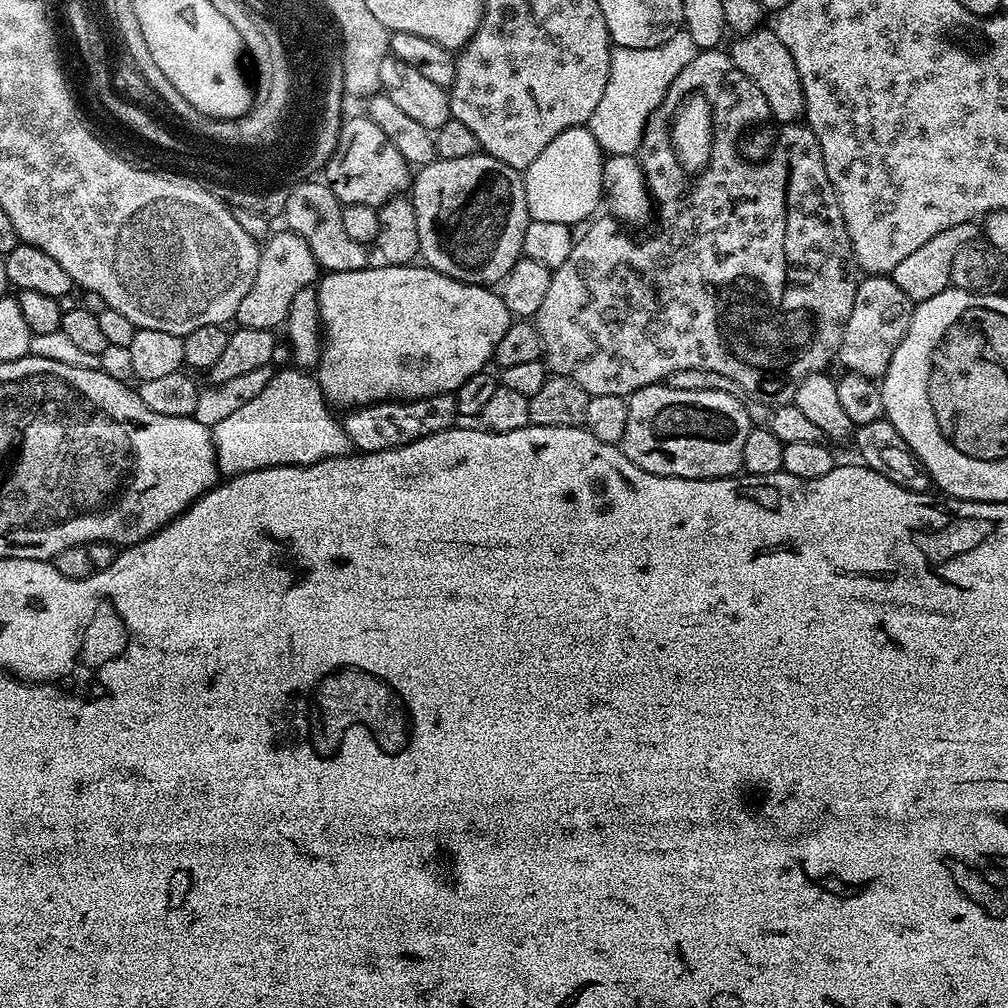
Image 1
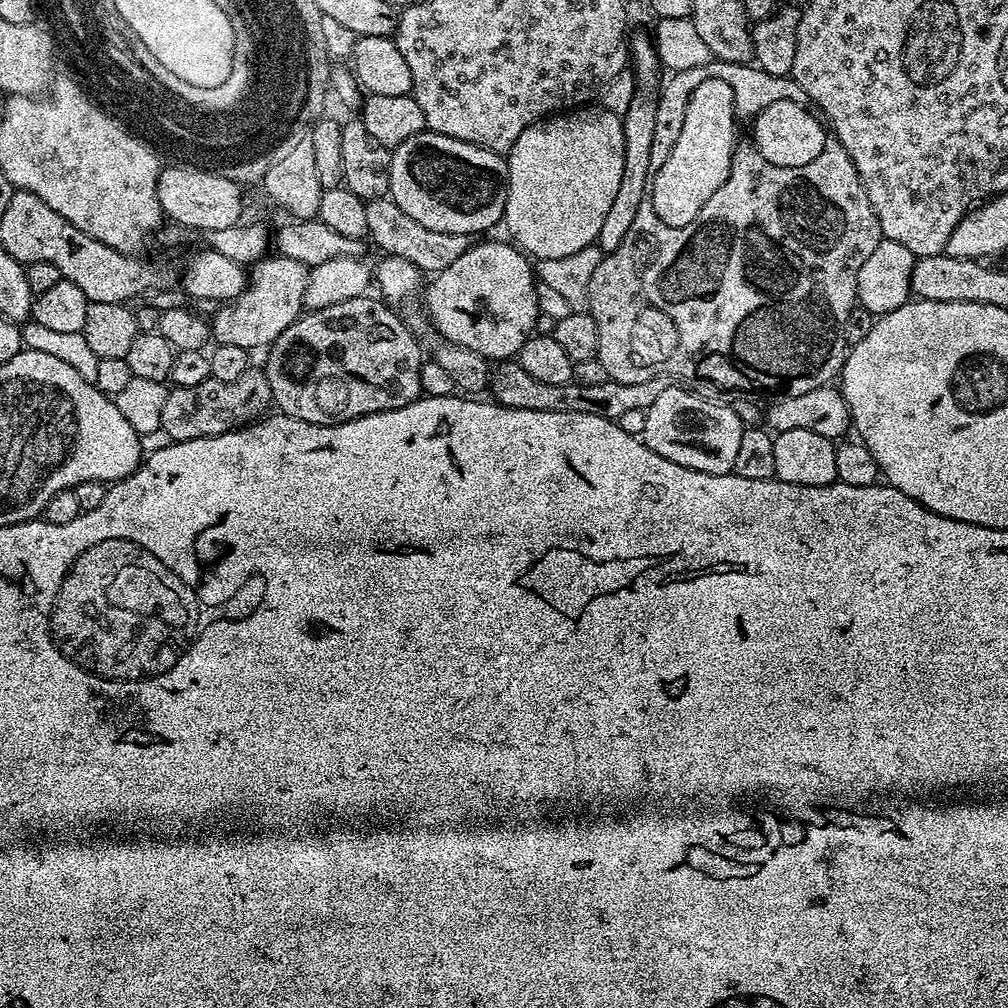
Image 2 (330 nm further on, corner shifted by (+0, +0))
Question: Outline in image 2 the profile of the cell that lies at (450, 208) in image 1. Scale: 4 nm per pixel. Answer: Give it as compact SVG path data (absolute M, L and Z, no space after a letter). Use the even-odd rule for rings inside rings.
M425 130L414 134L414 138L406 138L406 142L391 149L391 154L388 187L390 199L419 225L439 233L468 234L475 237L478 232L484 232L503 221L508 193L508 166L501 153Z

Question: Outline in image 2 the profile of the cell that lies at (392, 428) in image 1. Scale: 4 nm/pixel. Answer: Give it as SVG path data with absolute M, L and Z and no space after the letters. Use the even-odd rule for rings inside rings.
M365 294L358 298L350 298L346 302L334 302L334 306L305 311L290 326L286 326L286 330L282 330L282 334L278 334L276 341L267 349L268 361L263 361L262 367L266 378L270 382L270 394L272 395L273 405L283 415L292 416L295 420L310 422L311 424L334 426L342 422L350 422L354 418L369 416L370 414L378 414L386 410L398 410L402 406L410 406L410 402L421 399L420 365L426 359L425 353L422 351L421 341L418 339L418 336L416 340L415 334L400 321L403 319L393 309L389 308L383 299L375 298L376 300L371 300L370 297L371 295Z

